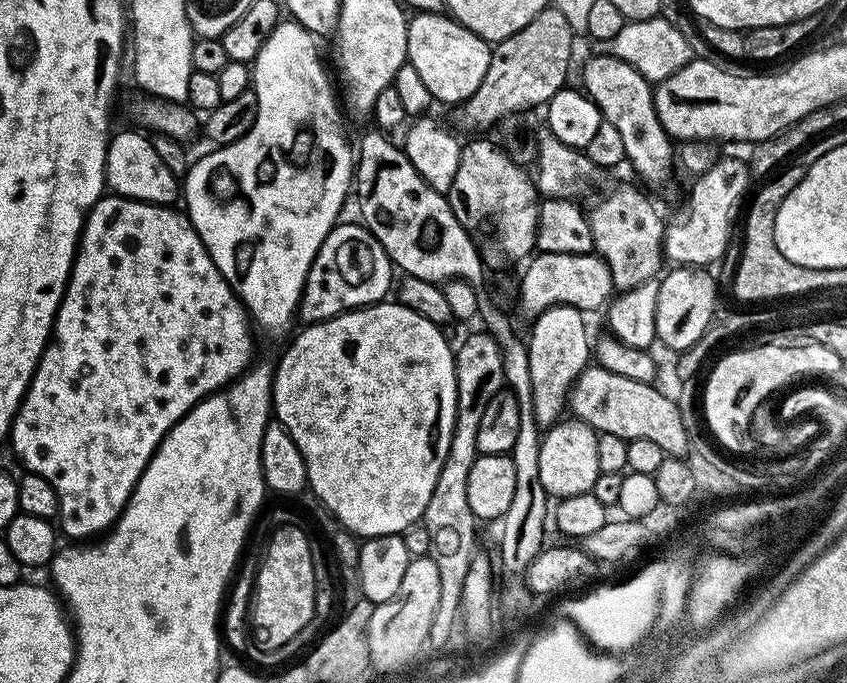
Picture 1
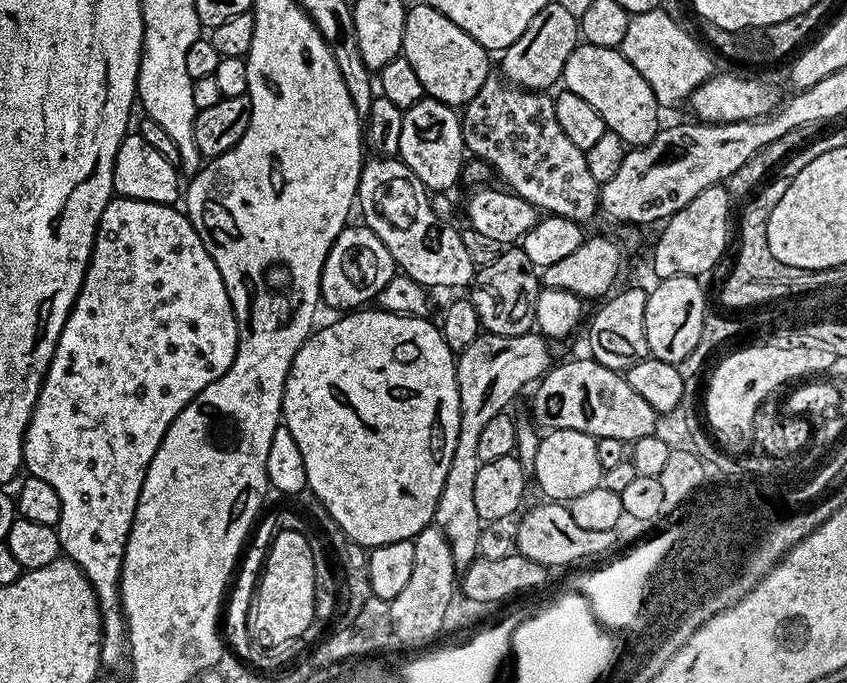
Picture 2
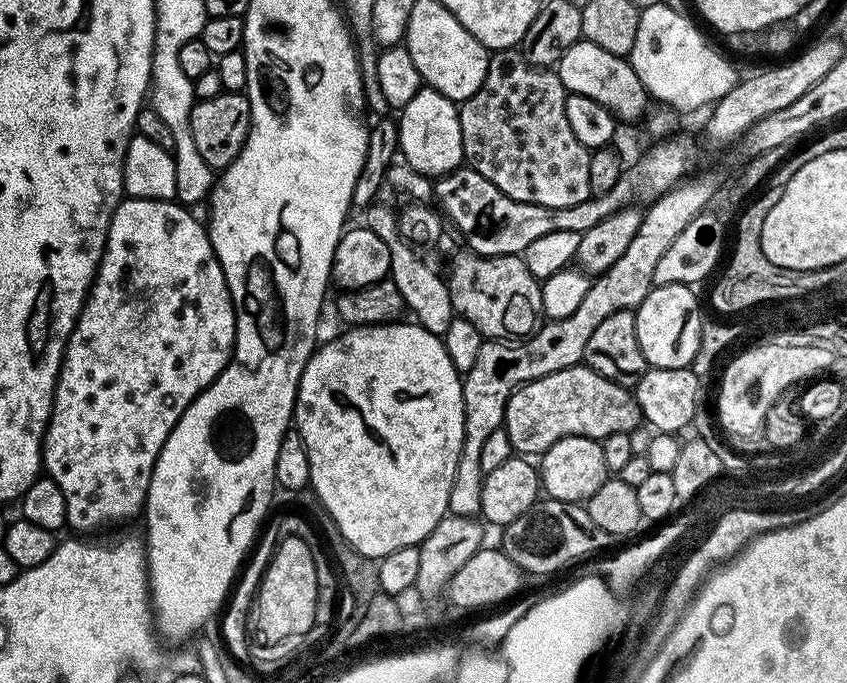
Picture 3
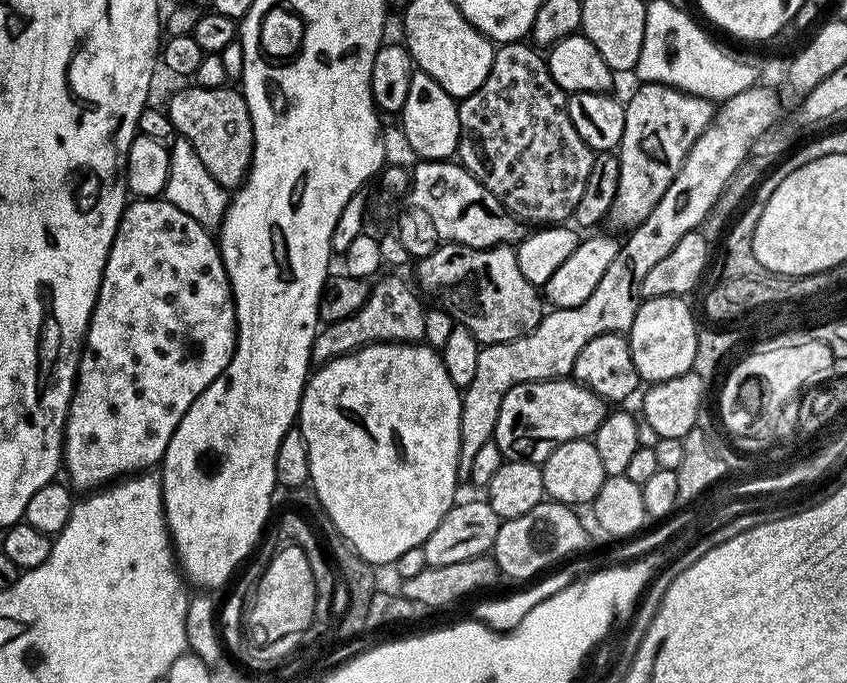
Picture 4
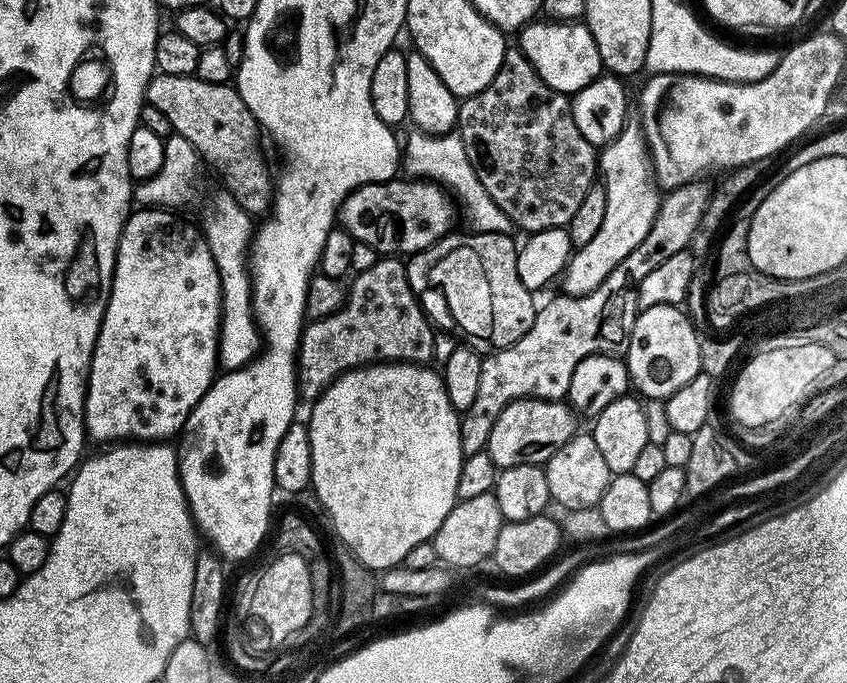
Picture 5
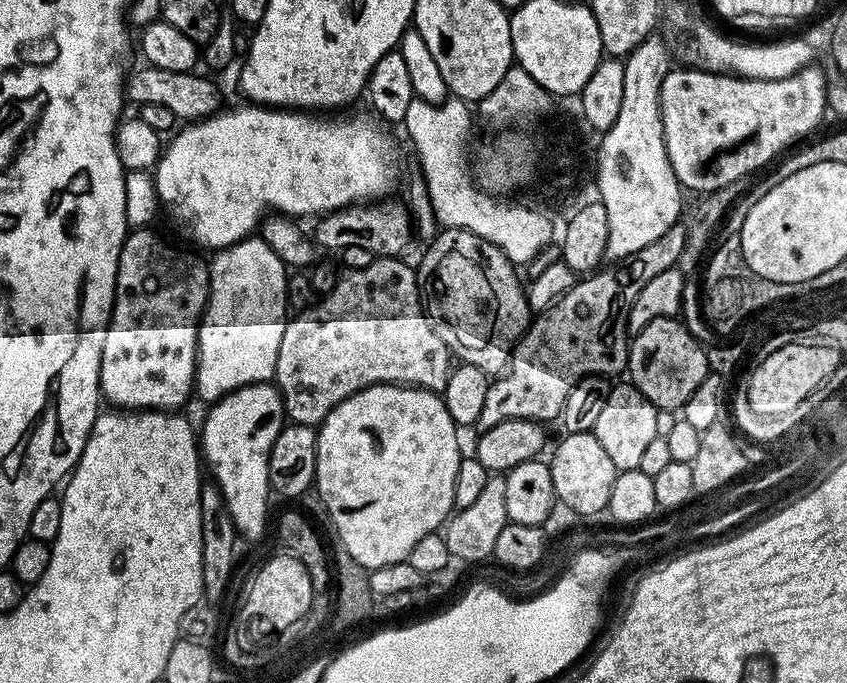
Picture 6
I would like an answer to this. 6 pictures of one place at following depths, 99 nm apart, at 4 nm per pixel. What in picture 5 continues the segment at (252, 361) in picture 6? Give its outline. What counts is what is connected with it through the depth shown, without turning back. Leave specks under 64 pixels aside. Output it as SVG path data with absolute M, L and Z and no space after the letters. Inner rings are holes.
M225 190L218 191L204 212L202 231L214 254L214 266L220 275L220 350L218 364L231 370L246 366L262 347L262 333L252 313L252 278L250 275L250 245L254 235L254 220Z

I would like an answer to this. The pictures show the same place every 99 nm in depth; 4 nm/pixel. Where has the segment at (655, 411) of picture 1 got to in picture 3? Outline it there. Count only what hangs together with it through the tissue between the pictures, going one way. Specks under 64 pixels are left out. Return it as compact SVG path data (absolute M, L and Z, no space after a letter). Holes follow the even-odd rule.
M583 363L521 384L504 407L502 421L513 453L525 458L539 457L550 445L567 436L585 436L602 442L610 434L635 433L639 424L642 417L633 393L623 384L602 378L602 374Z

